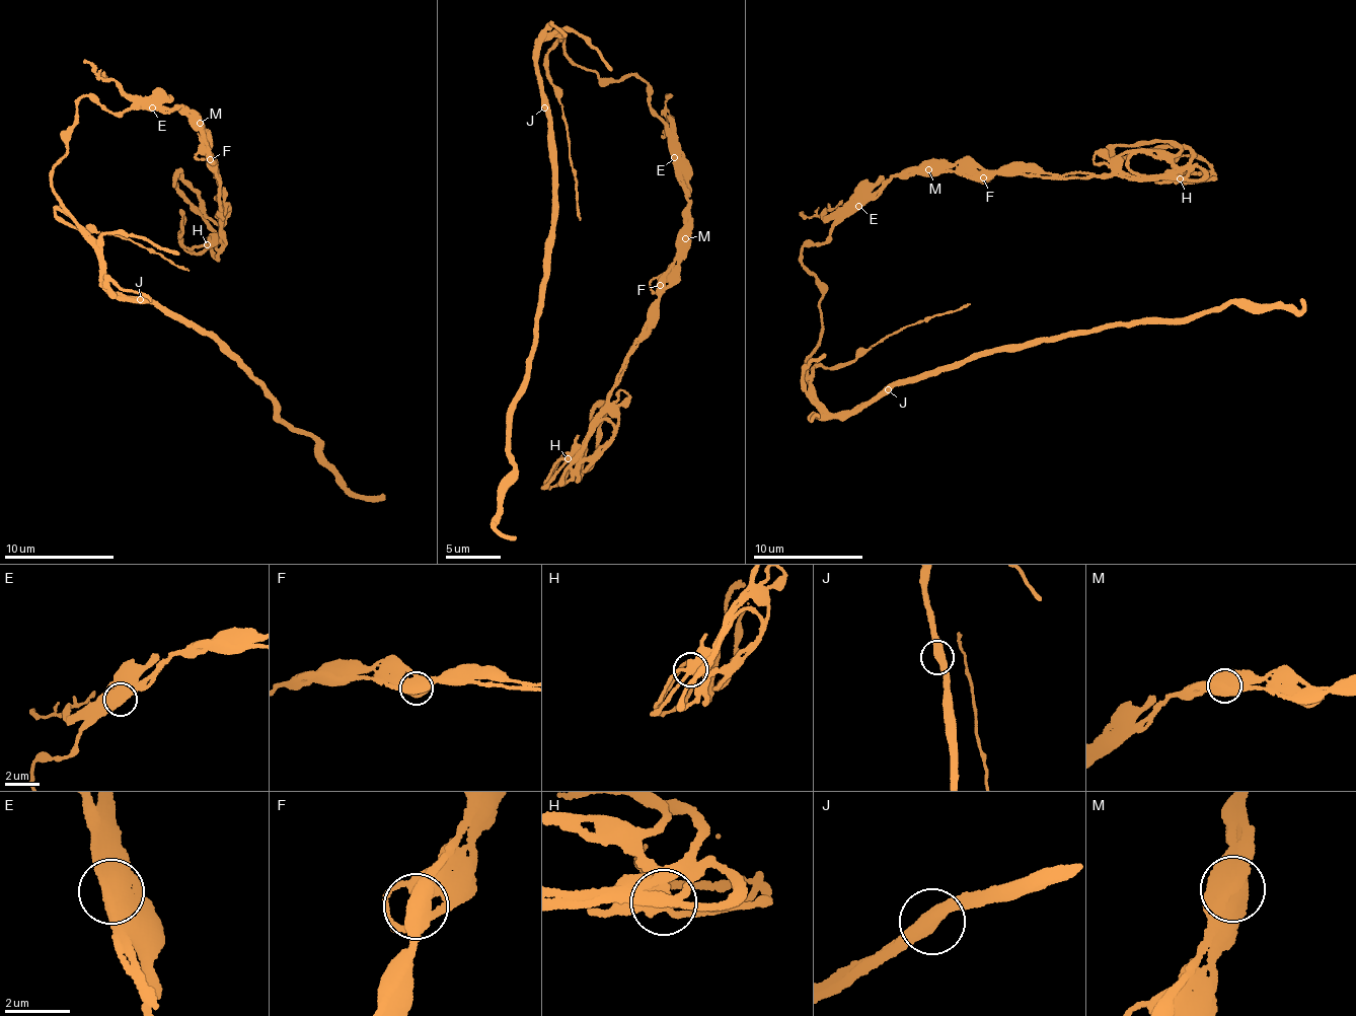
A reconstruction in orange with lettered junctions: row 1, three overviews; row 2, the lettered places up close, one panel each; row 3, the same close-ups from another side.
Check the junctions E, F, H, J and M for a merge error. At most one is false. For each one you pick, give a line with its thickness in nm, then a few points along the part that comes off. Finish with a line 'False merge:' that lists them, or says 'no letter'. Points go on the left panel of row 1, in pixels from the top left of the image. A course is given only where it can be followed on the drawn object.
False merge: no letter

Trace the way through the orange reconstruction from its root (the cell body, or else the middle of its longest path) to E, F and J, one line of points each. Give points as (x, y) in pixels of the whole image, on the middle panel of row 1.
E: (564, 42), (567, 59), (605, 81), (633, 74), (648, 85), (651, 113), (666, 126), (674, 156)
F: (564, 42), (567, 59), (605, 81), (648, 85), (666, 126), (689, 239), (660, 286)
J: (564, 42), (555, 31), (536, 45), (536, 77), (540, 80), (540, 97), (545, 107)

